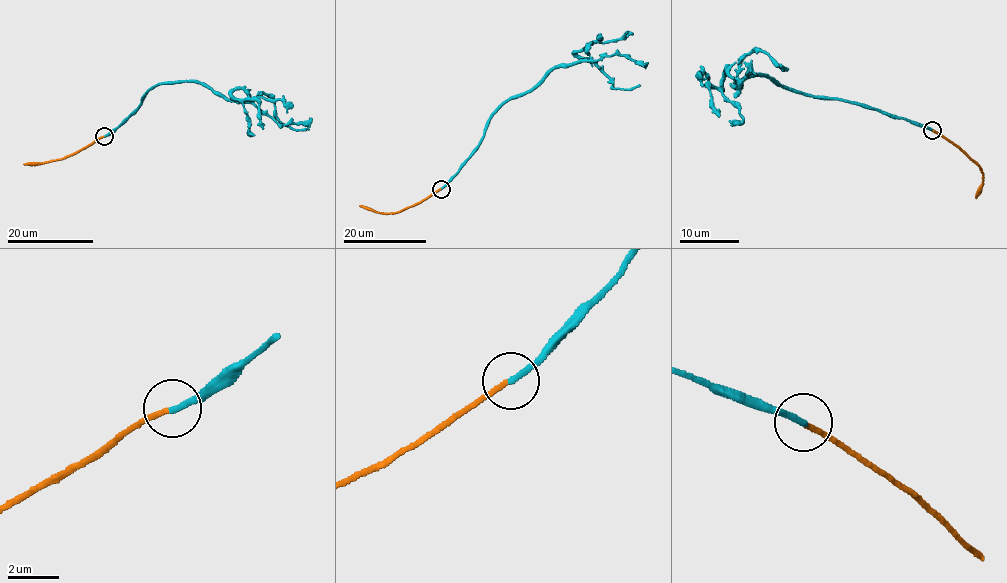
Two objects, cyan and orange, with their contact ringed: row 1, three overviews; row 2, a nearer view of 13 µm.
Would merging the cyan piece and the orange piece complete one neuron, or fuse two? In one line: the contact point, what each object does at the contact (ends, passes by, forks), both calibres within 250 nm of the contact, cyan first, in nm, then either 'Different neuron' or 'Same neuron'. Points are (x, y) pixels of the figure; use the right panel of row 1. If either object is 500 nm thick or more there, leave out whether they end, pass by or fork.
Place: (932, 130). At the ring cyan ends. At the ring orange ends. Thickness 260 nm (cyan) against 200 nm. Same neuron

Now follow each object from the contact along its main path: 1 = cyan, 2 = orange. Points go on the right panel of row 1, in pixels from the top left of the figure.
1: (932, 130), (806, 95), (759, 72), (739, 86), (726, 70), (721, 87), (713, 87), (704, 71), (703, 86)
2: (932, 131), (957, 146), (980, 168), (983, 182), (976, 198)

